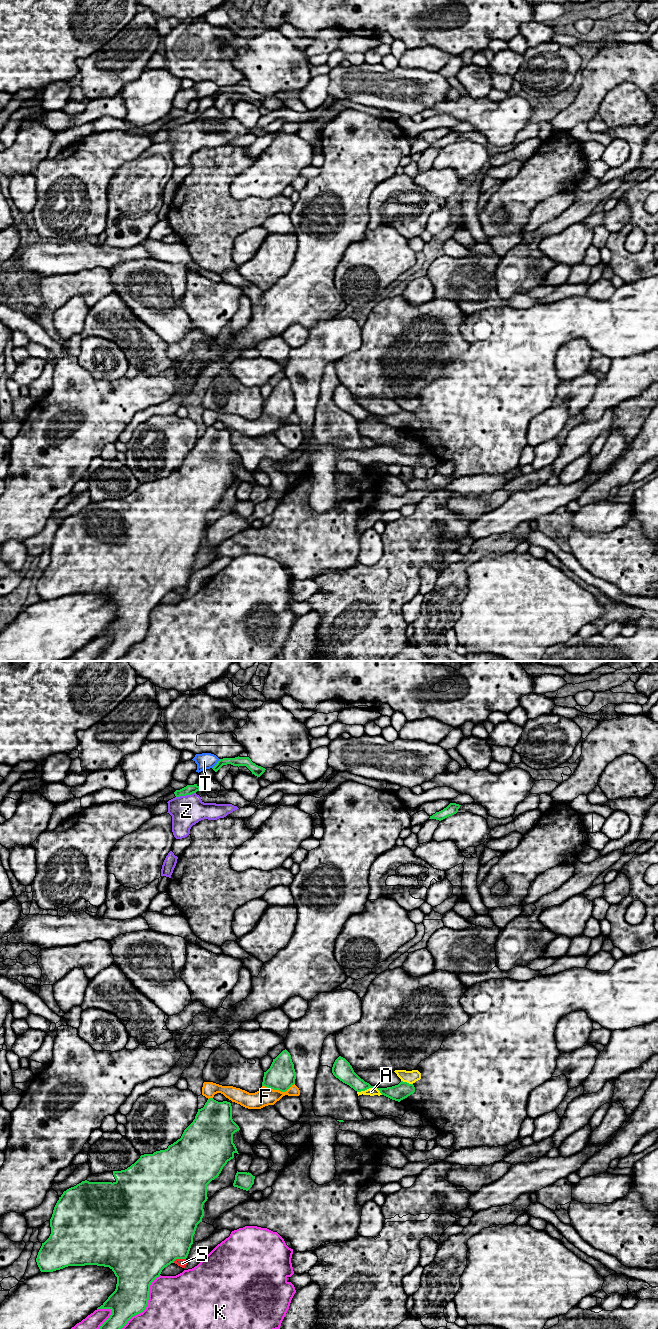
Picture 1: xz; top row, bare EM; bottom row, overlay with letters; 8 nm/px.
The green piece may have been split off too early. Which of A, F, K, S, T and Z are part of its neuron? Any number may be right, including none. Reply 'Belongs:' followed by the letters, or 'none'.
Belongs: none

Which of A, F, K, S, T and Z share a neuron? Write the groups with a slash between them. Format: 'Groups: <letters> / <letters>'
Groups: A / F / K / S / T / Z

